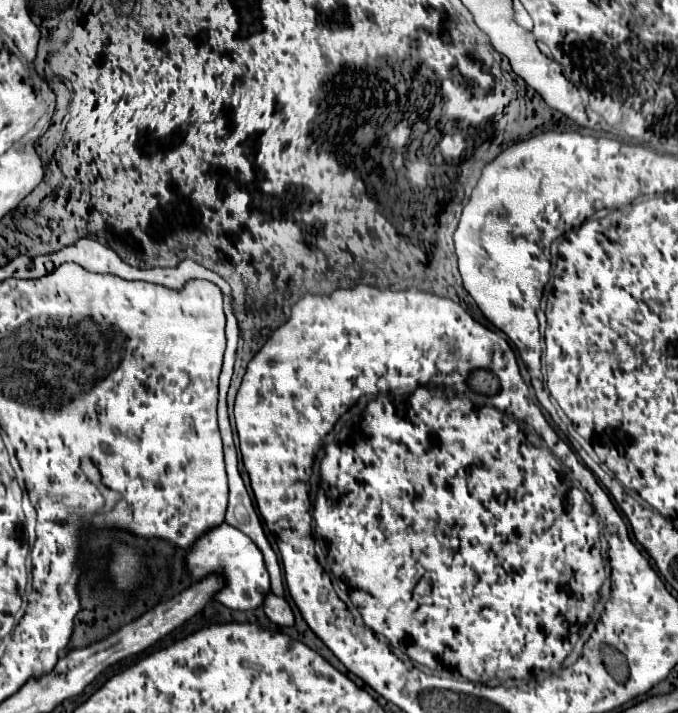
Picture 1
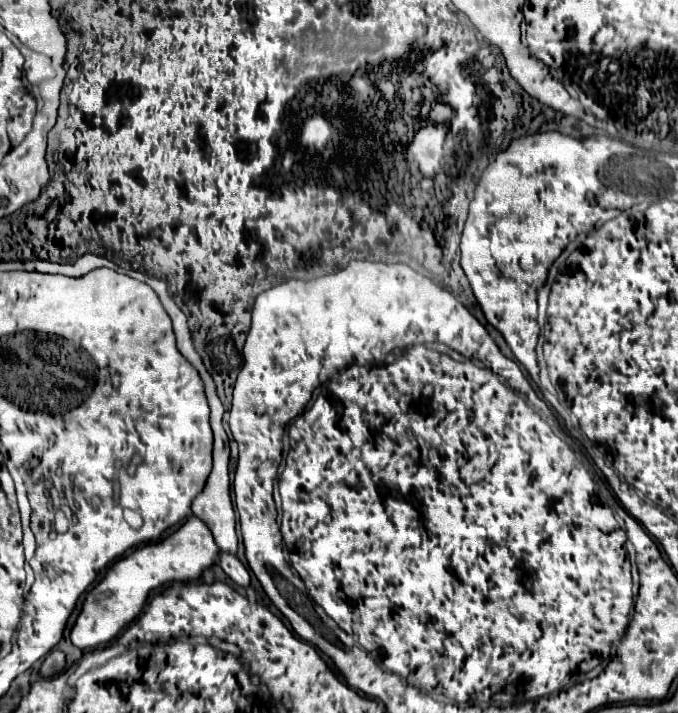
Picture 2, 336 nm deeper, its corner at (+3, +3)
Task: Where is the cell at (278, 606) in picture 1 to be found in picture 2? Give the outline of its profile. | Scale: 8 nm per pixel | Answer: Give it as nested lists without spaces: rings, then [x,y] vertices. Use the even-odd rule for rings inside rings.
[[[219,552],[219,566],[221,566],[221,570],[223,570],[235,584],[239,584],[239,586],[249,586],[251,576],[249,576],[247,568],[245,568],[233,554],[229,554],[229,552]]]

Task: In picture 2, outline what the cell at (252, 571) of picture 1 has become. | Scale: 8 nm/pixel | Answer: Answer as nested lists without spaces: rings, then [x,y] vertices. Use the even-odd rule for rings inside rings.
[[[191,516],[173,534],[157,542],[145,544],[135,552],[131,552],[129,556],[117,560],[105,572],[103,580],[87,592],[83,600],[83,608],[69,632],[73,646],[85,650],[111,642],[119,634],[119,630],[143,610],[145,600],[153,588],[173,584],[179,580],[181,582],[197,580],[205,568],[217,564],[217,556],[219,556],[219,548],[215,546],[211,532],[207,532],[207,526],[201,520],[195,520],[195,516]]]

